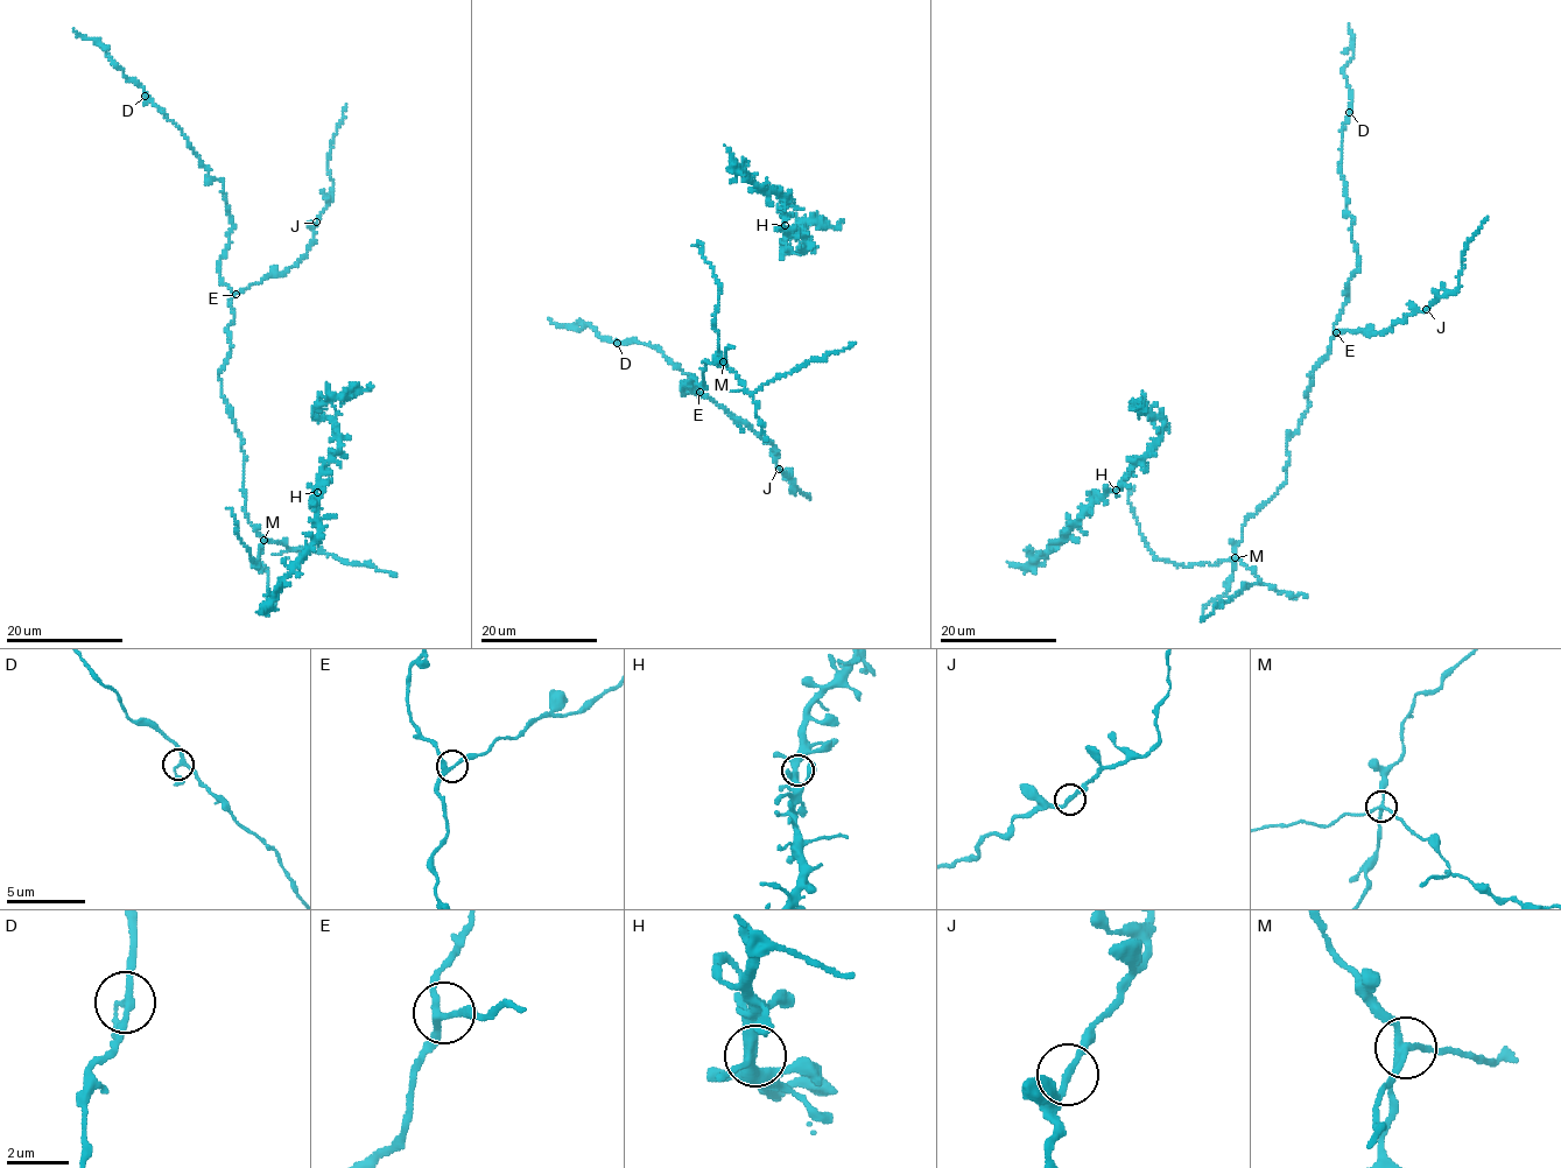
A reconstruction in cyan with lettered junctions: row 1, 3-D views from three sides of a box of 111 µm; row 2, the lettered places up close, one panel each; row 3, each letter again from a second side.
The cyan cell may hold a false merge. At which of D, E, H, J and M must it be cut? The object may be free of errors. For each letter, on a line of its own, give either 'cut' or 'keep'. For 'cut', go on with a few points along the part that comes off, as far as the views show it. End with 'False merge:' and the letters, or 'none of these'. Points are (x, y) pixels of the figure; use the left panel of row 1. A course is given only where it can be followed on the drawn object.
D: keep
E: keep
H: keep
J: keep
M: cut; foreign part runs (264, 541), (254, 565), (257, 568), (259, 565), (236, 534), (234, 514), (227, 507)
False merge: M

